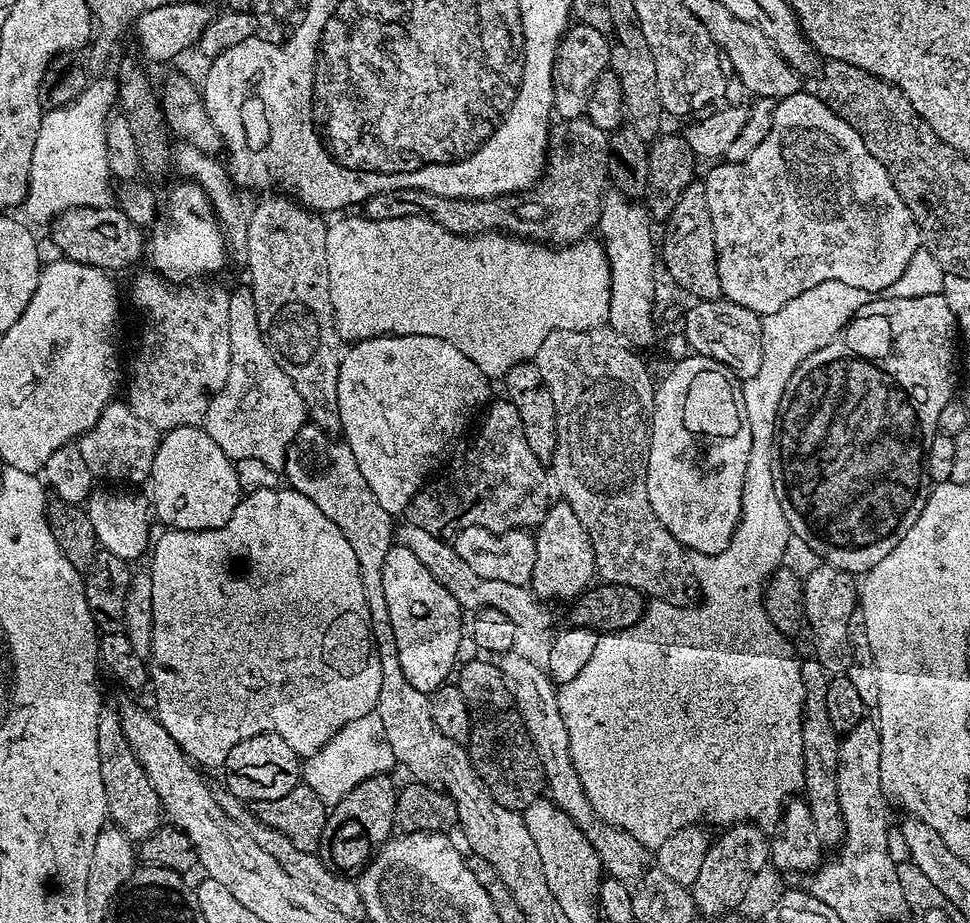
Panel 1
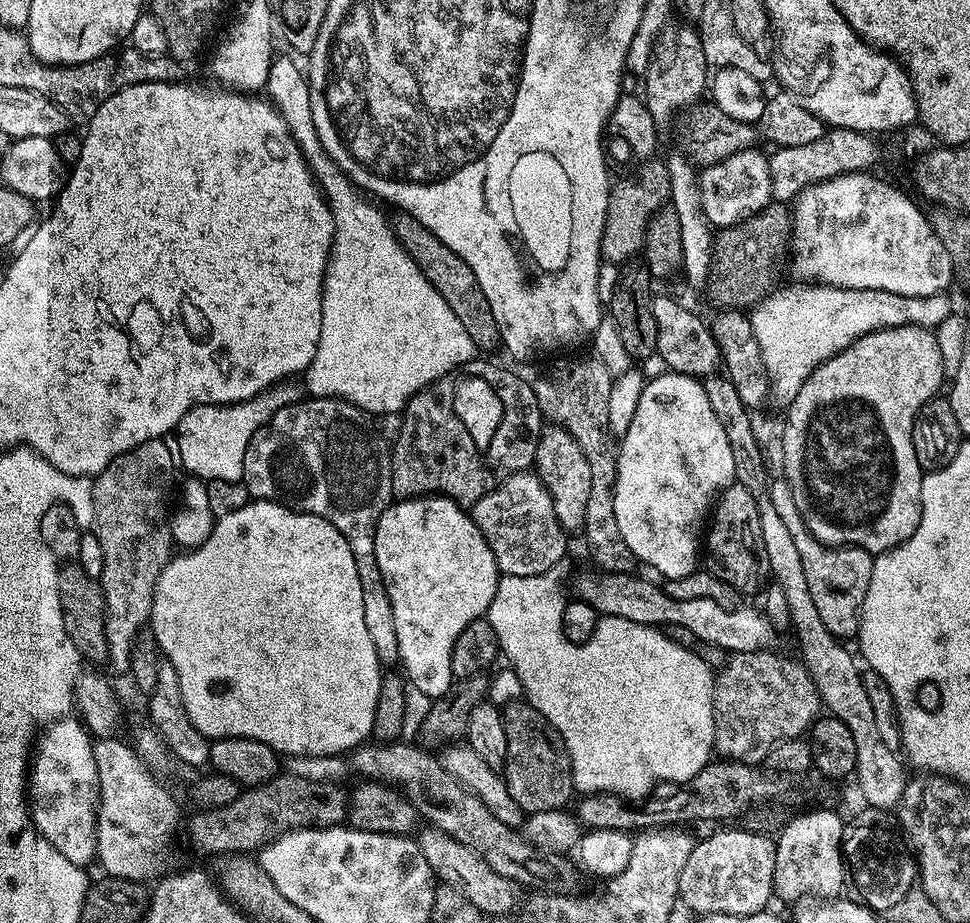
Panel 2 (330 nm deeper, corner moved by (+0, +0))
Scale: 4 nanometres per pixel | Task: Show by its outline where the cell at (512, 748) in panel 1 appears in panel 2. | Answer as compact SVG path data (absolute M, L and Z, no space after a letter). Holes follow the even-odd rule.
M523 698L503 705L502 711L506 730L506 762L502 777L510 796L525 814L564 808L567 800L574 796L572 763L564 749L564 740L548 719Z

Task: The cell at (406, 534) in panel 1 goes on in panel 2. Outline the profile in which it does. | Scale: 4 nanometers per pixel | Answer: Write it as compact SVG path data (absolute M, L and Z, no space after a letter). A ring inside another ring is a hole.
M593 571L593 576L580 576L576 580L575 595L586 601L601 616L617 616L632 622L653 626L686 626L686 630L694 633L694 638L702 642L710 642L723 648L725 653L759 652L773 647L774 633L763 611L752 608L723 608L718 602L710 602L710 598L690 598L690 602L682 602L670 598L659 583L651 584L637 574L627 572Z

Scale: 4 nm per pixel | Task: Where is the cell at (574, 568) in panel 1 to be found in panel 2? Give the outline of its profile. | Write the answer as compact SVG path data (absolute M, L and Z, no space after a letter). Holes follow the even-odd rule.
M548 426L540 433L534 471L554 502L554 514L565 533L579 533L586 522L586 505L590 502L590 462L582 454L582 446L565 430Z

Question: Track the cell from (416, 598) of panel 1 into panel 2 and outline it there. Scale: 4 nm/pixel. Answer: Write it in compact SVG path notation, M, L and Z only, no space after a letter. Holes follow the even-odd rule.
M447 496L397 499L389 504L382 518L378 518L374 554L390 594L390 606L394 606L394 634L398 634L400 655L398 664L404 667L407 683L431 698L446 694L454 683L454 642L458 642L458 634L462 634L470 622L481 619L487 613L490 602L494 602L494 590L502 575L486 538L482 538L482 530L478 530L471 515L461 505Z

